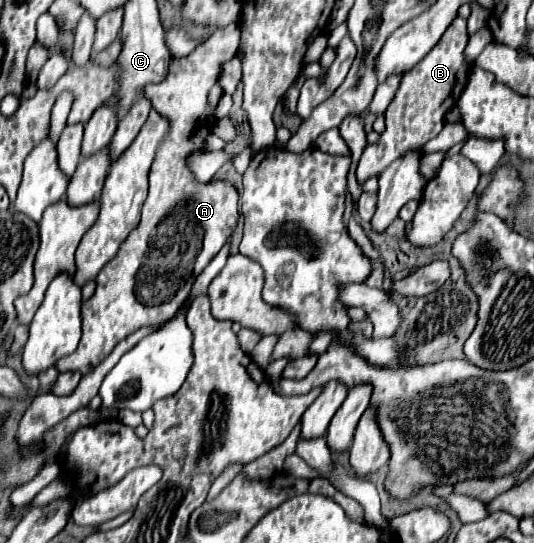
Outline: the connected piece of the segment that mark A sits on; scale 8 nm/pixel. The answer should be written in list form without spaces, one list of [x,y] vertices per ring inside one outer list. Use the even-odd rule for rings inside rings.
[[[237,23],[226,26],[223,36],[221,36],[220,30],[216,30],[192,54],[172,60],[166,80],[162,80],[158,84],[150,84],[150,88],[146,88],[146,98],[150,98],[152,106],[162,116],[166,116],[170,120],[170,124],[172,124],[170,134],[158,148],[158,158],[154,160],[152,170],[150,170],[150,194],[142,208],[142,220],[136,226],[136,230],[130,232],[126,242],[120,246],[116,258],[112,258],[110,264],[106,264],[106,268],[102,268],[102,272],[98,274],[94,296],[82,304],[82,316],[84,316],[82,340],[74,354],[66,356],[66,360],[58,360],[60,372],[78,370],[78,372],[86,374],[94,366],[98,366],[120,340],[124,340],[138,328],[144,328],[144,326],[158,328],[164,322],[168,322],[180,308],[182,300],[186,300],[186,294],[190,292],[190,284],[194,282],[194,278],[220,252],[220,248],[224,246],[224,242],[228,240],[228,236],[232,234],[232,230],[238,224],[238,206],[236,206],[238,192],[236,192],[236,188],[230,182],[222,182],[222,180],[200,184],[200,182],[196,182],[194,174],[188,170],[188,166],[184,162],[188,154],[204,150],[204,138],[210,134],[212,124],[214,124],[214,116],[210,114],[210,110],[206,106],[208,90],[216,84],[220,64],[230,60],[236,54],[236,48],[240,43],[240,29]],[[176,276],[190,276],[190,284],[176,284],[178,282]]]

